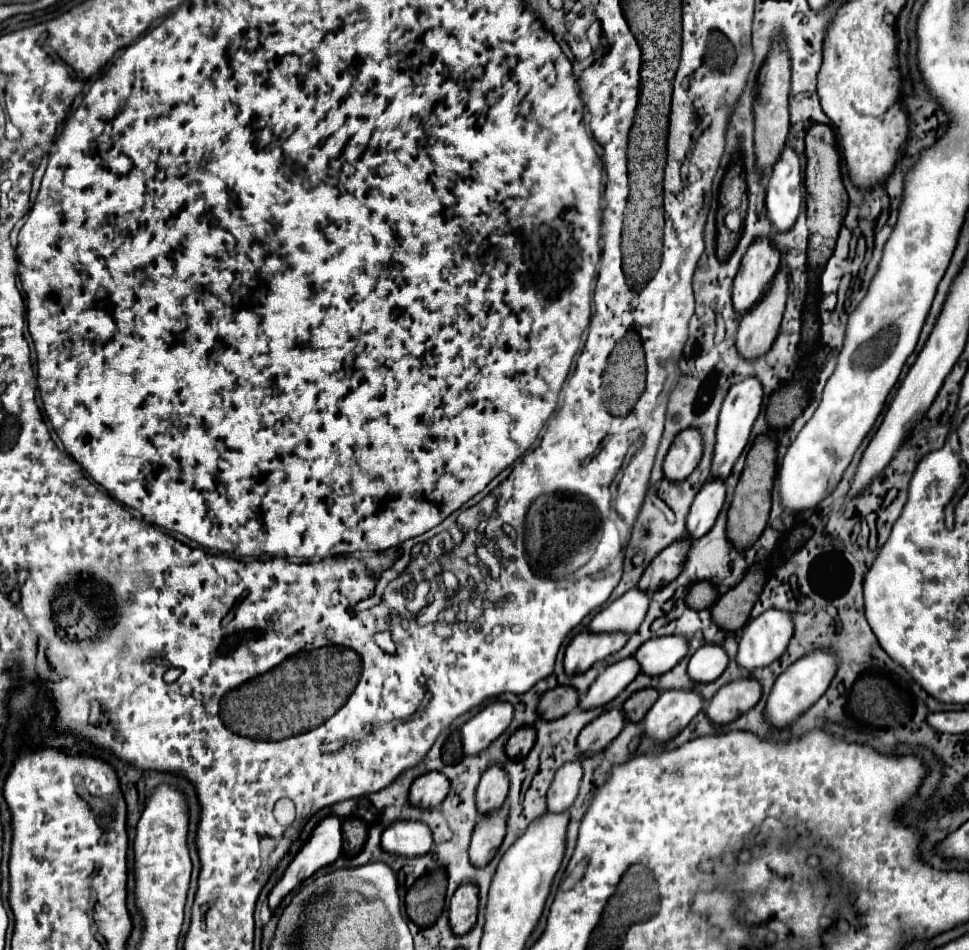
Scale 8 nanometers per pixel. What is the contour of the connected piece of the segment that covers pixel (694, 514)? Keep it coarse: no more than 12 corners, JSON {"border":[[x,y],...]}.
{"border":[[707,480],[691,504],[687,534],[713,528],[723,504],[725,480]]}

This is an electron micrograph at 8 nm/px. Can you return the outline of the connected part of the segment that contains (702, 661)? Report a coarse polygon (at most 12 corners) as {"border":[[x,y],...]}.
{"border":[[703,644],[689,660],[693,682],[717,680],[729,664],[721,644]]}

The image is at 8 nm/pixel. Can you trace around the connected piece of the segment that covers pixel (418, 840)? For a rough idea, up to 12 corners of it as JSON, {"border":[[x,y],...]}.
{"border":[[397,820],[383,830],[385,852],[421,856],[433,848],[421,820]]}

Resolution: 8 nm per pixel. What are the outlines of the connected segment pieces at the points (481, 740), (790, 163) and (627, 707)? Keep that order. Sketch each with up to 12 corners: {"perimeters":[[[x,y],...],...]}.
{"perimeters":[[[495,702],[461,728],[467,754],[479,754],[511,724],[513,706]],[[785,144],[767,182],[777,230],[795,224],[801,200],[799,154]],[[643,688],[623,704],[625,718],[641,722],[659,690]]]}

